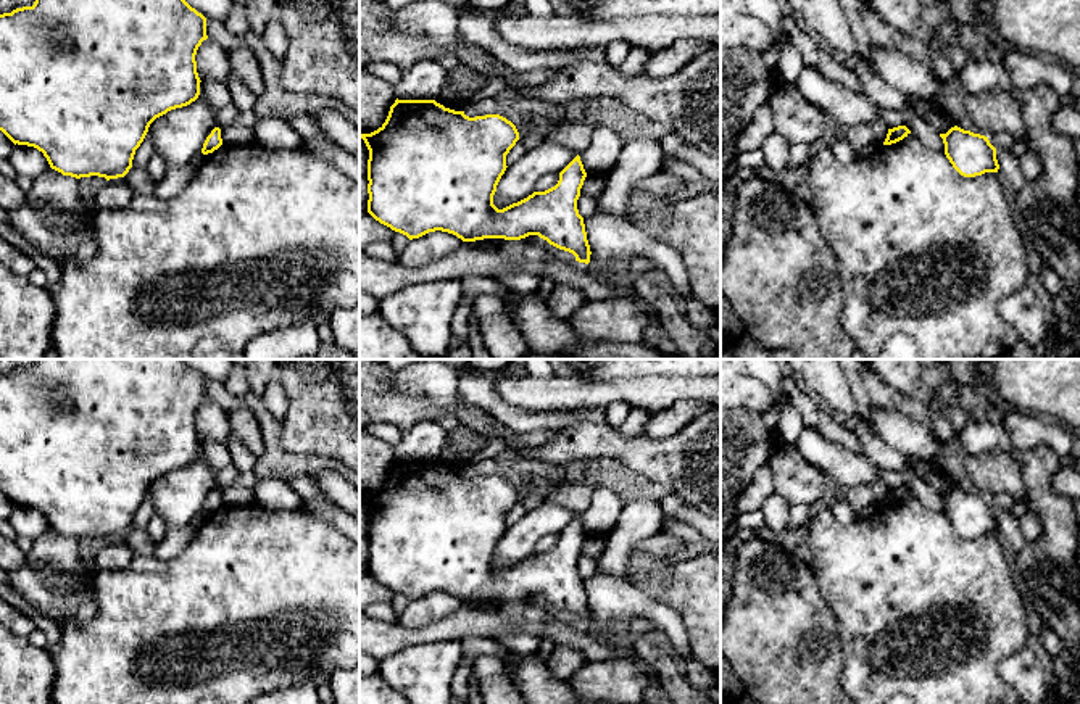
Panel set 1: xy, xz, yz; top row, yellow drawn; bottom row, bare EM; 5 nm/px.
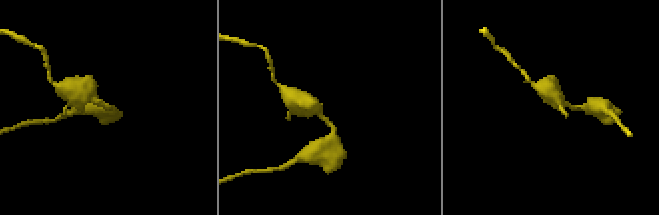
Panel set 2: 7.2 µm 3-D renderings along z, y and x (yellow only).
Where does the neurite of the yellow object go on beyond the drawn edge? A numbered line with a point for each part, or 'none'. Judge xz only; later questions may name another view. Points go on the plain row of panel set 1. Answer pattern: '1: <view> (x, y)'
none

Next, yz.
none

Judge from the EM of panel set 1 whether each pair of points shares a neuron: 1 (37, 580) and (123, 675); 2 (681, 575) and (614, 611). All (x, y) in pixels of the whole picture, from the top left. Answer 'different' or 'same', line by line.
1: different
2: different

